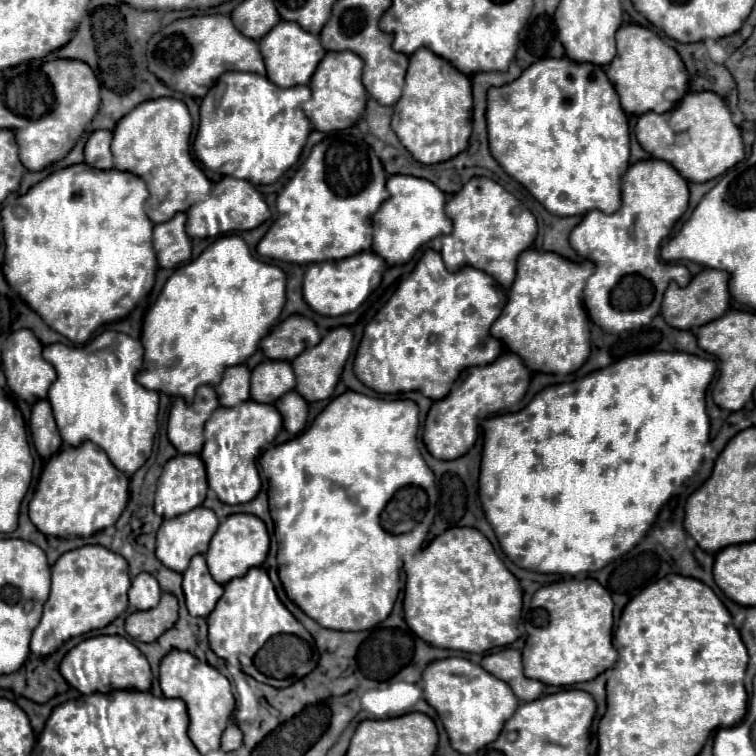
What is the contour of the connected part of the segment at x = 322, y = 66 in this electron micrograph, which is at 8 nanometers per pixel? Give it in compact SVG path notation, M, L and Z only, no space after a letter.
M327 52L325 58L319 62L309 88L311 88L311 100L307 104L309 108L309 120L315 130L319 132L335 132L351 128L365 112L367 92L361 82L361 70L363 60L353 52Z

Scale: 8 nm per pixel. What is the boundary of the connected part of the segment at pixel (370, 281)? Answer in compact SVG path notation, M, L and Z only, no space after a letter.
M359 252L343 260L309 264L303 278L303 298L311 306L311 310L323 316L337 318L355 312L367 300L367 296L381 284L381 276L385 268L387 264L375 252Z

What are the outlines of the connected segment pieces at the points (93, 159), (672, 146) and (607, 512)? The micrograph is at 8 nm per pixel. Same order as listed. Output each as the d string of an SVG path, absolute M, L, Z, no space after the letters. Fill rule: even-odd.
M97 130L89 136L85 144L85 162L95 166L97 170L111 170L113 168L113 154L111 154L111 132Z
M713 92L687 94L665 114L647 112L639 116L635 136L641 148L657 160L669 162L687 182L707 182L743 160L743 140L731 120L725 102Z
M647 352L639 356L623 358L609 368L597 370L579 382L557 384L541 390L529 406L515 414L493 416L483 422L483 458L479 474L479 498L489 524L493 526L501 550L507 558L527 570L541 574L569 574L577 576L583 572L595 572L607 566L611 560L627 554L647 534L655 522L661 506L671 498L675 484L693 476L703 462L703 450L709 442L709 416L705 412L705 390L715 374L715 362L703 360L685 352Z

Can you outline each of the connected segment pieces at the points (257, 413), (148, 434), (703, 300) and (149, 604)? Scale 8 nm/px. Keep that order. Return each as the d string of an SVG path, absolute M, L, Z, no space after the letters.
M247 400L233 408L219 406L205 424L205 446L201 458L207 468L209 488L225 504L245 504L253 500L261 490L261 478L257 472L257 456L267 444L275 440L281 430L281 418L275 406L263 406Z
M107 330L83 346L49 344L43 348L43 358L51 362L57 370L57 380L51 386L47 400L51 402L63 442L69 446L95 442L99 448L107 452L109 460L117 470L123 470L123 474L133 476L151 456L153 438L157 432L157 410L159 410L159 394L135 382L135 374L139 374L139 370L143 368L141 342L127 334Z
M703 270L699 272L689 286L679 288L675 284L671 284L667 288L667 294L663 296L663 306L661 306L661 316L663 320L677 330L695 330L699 326L703 326L703 322L713 322L715 318L723 316L729 308L729 290L727 290L727 282L729 282L729 274L721 272L721 270Z
M143 572L133 578L131 588L129 588L131 606L135 606L137 610L151 610L159 604L159 598L161 598L161 588L159 588L159 582L151 574Z

